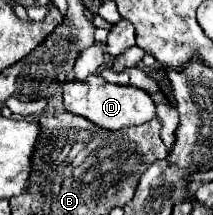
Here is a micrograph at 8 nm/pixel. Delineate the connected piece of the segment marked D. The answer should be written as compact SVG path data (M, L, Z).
M92 74L86 80L72 80L64 86L64 108L72 114L84 116L100 128L120 130L124 126L140 126L156 116L156 106L148 92L142 92L134 86L118 86L102 80L100 74Z

